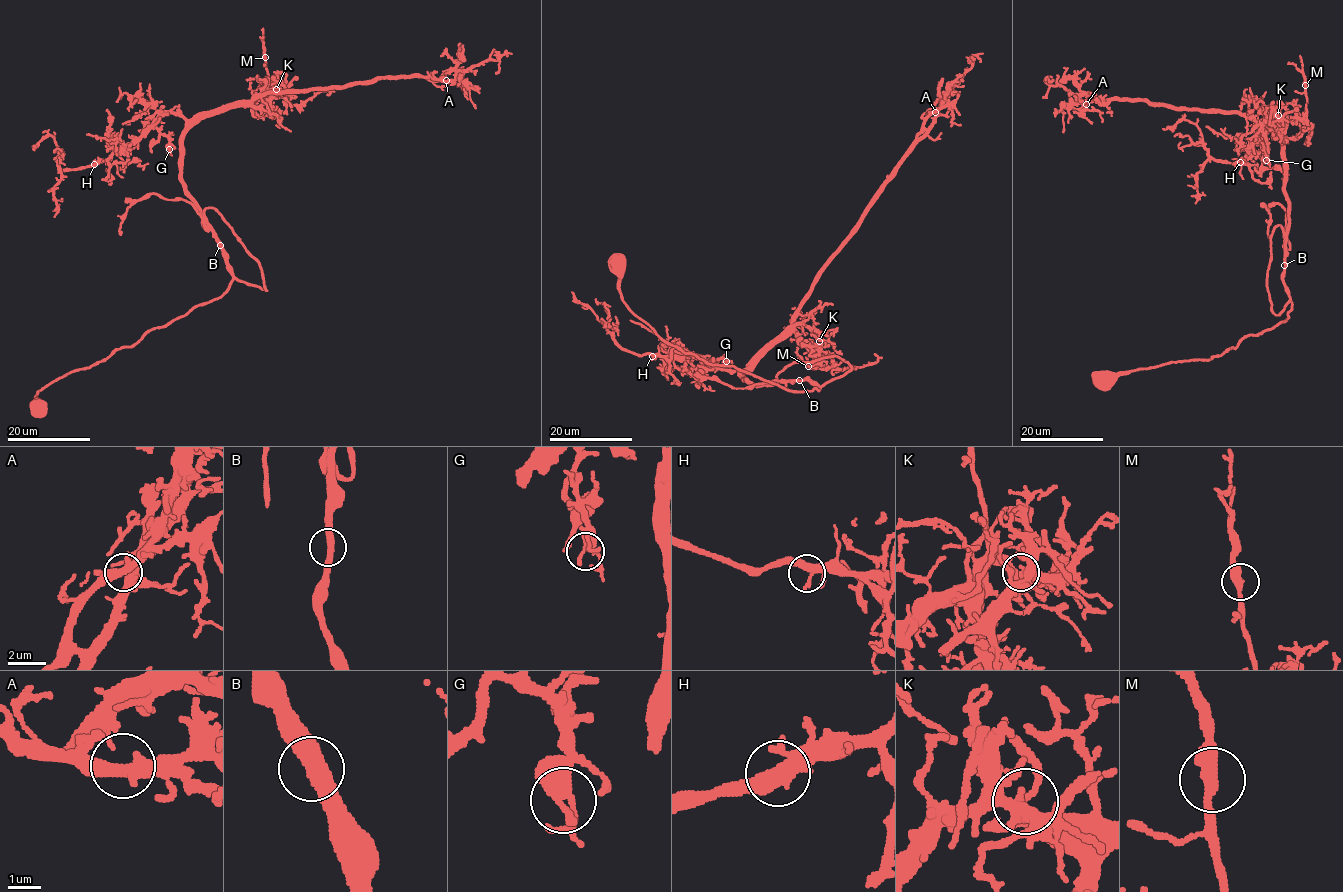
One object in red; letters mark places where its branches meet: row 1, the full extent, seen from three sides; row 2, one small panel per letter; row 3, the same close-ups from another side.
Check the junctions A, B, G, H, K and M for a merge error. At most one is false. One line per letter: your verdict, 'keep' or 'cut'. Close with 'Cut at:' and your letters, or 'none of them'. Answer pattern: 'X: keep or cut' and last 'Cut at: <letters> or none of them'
A: keep
B: keep
G: keep
H: keep
K: keep
M: keep
Cut at: none of them

